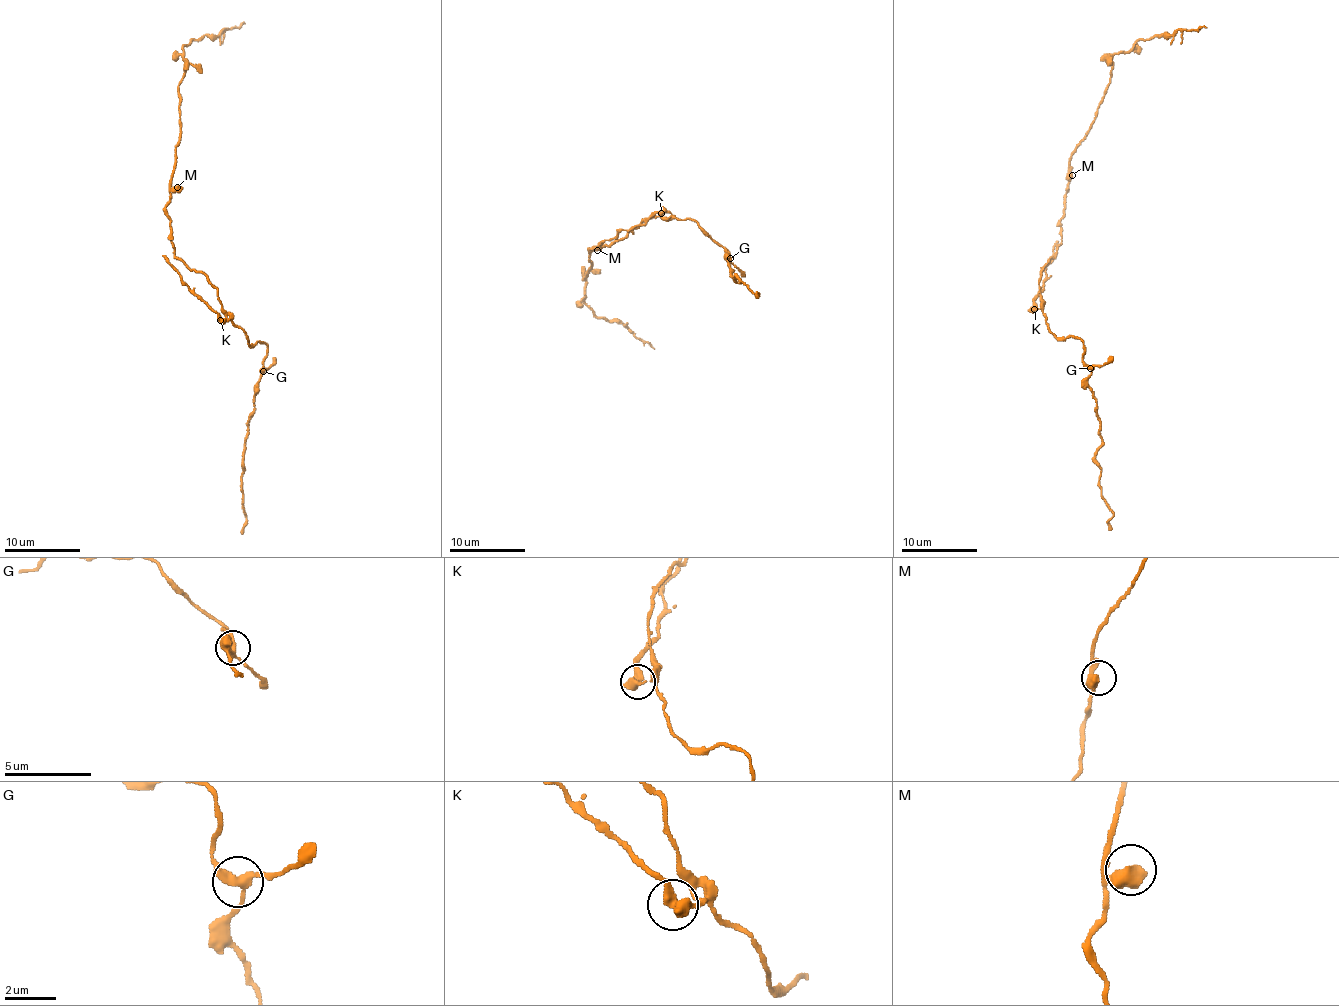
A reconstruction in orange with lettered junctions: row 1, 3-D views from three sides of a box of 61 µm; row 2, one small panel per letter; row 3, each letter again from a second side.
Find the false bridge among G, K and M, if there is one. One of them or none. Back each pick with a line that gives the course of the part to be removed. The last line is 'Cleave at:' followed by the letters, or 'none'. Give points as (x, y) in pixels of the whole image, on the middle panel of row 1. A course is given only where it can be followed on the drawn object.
K: (662, 212), (657, 212), (642, 224), (621, 229), (596, 246)
Cleave at: K

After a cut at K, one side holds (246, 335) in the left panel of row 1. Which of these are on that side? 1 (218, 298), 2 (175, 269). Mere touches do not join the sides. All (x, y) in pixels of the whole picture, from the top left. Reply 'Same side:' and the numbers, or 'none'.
Same side: 1

